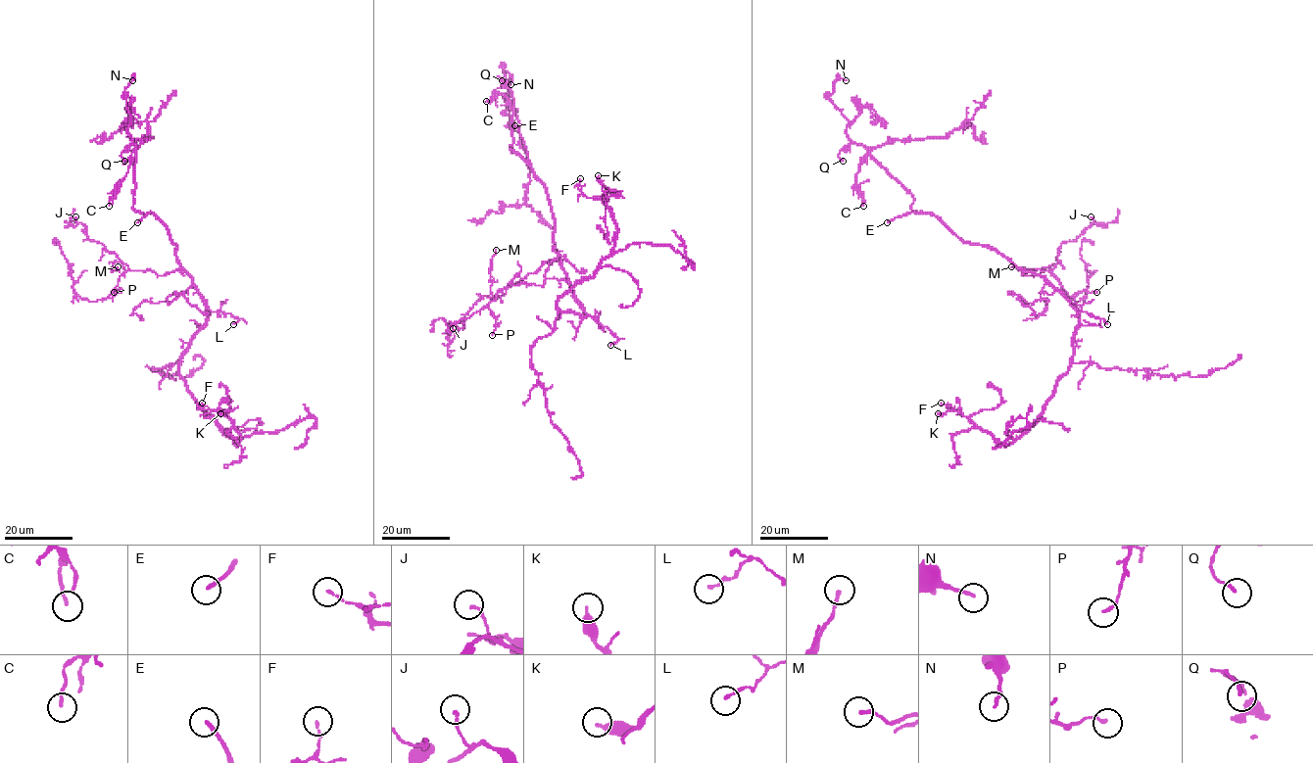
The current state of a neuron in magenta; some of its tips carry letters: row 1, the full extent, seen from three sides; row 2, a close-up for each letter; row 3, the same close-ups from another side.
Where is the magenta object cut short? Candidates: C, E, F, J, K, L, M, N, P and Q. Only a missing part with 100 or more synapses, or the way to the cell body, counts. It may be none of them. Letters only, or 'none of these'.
E

